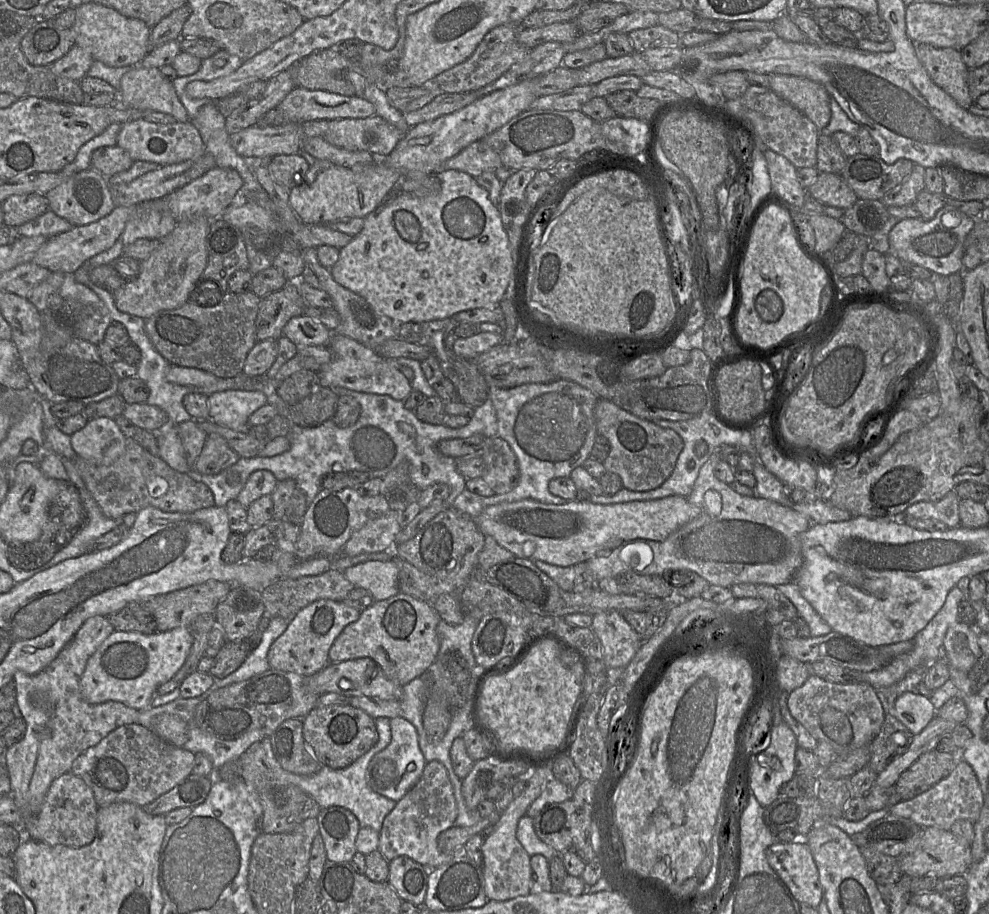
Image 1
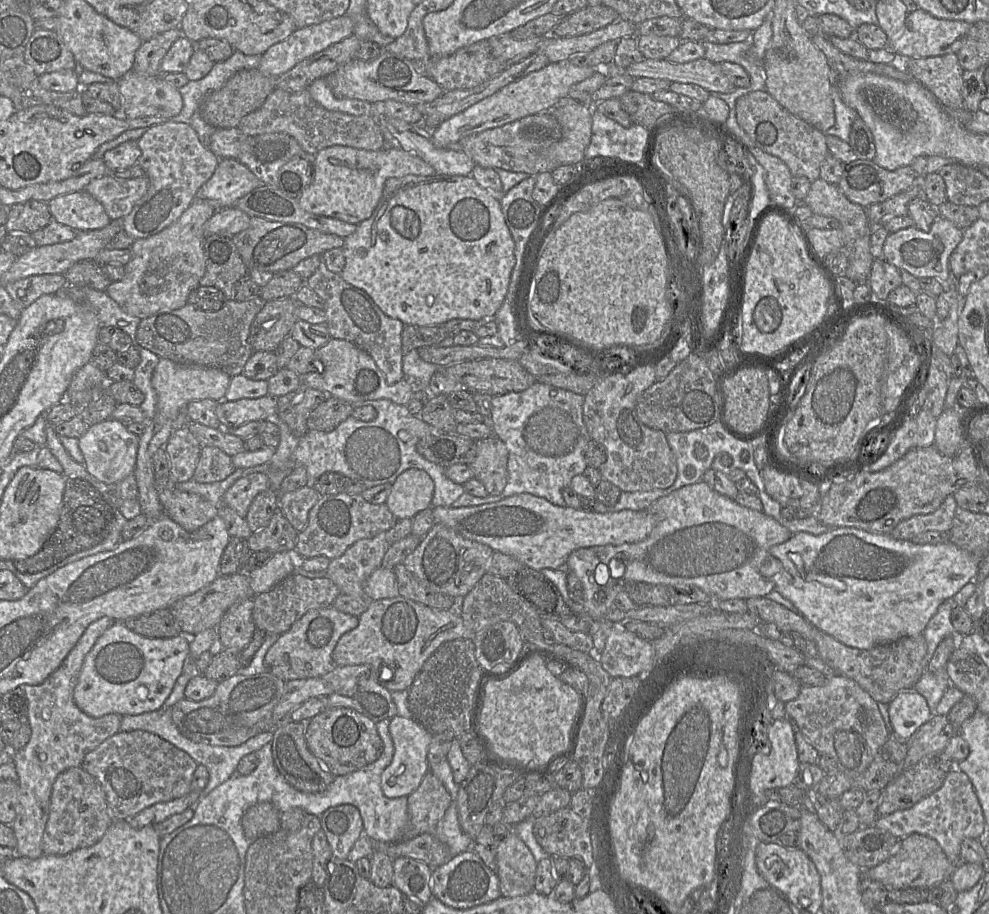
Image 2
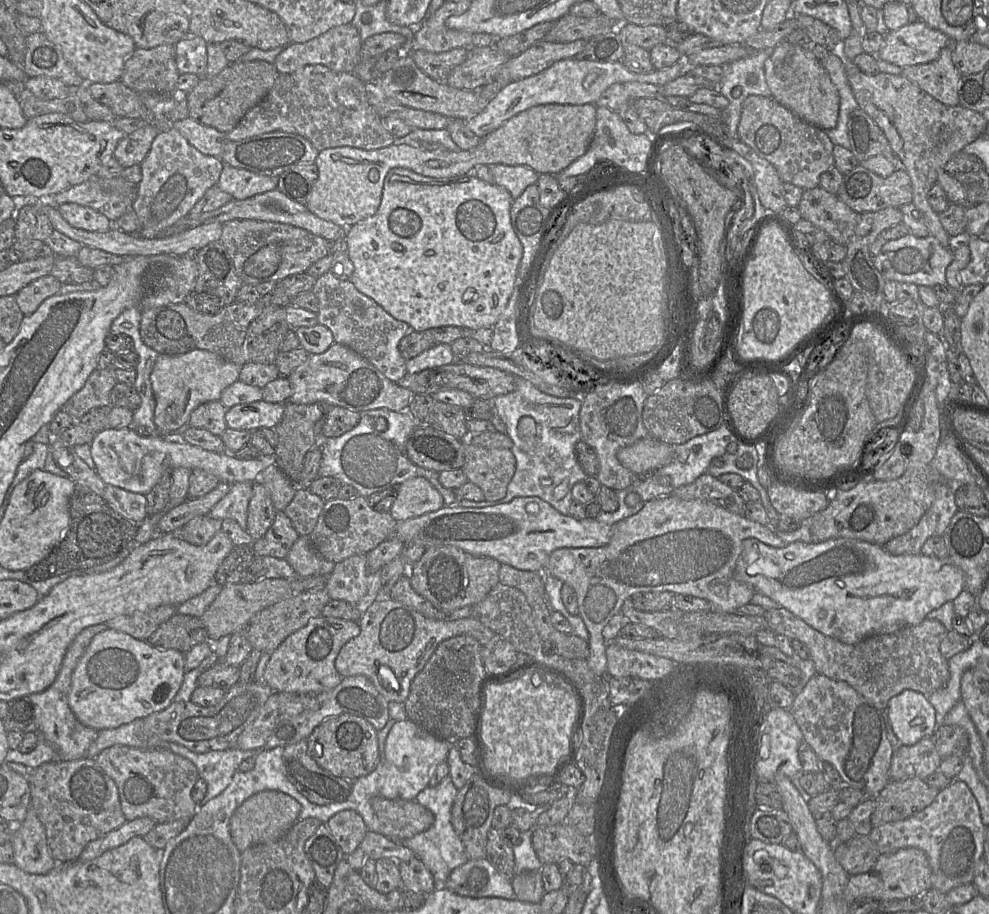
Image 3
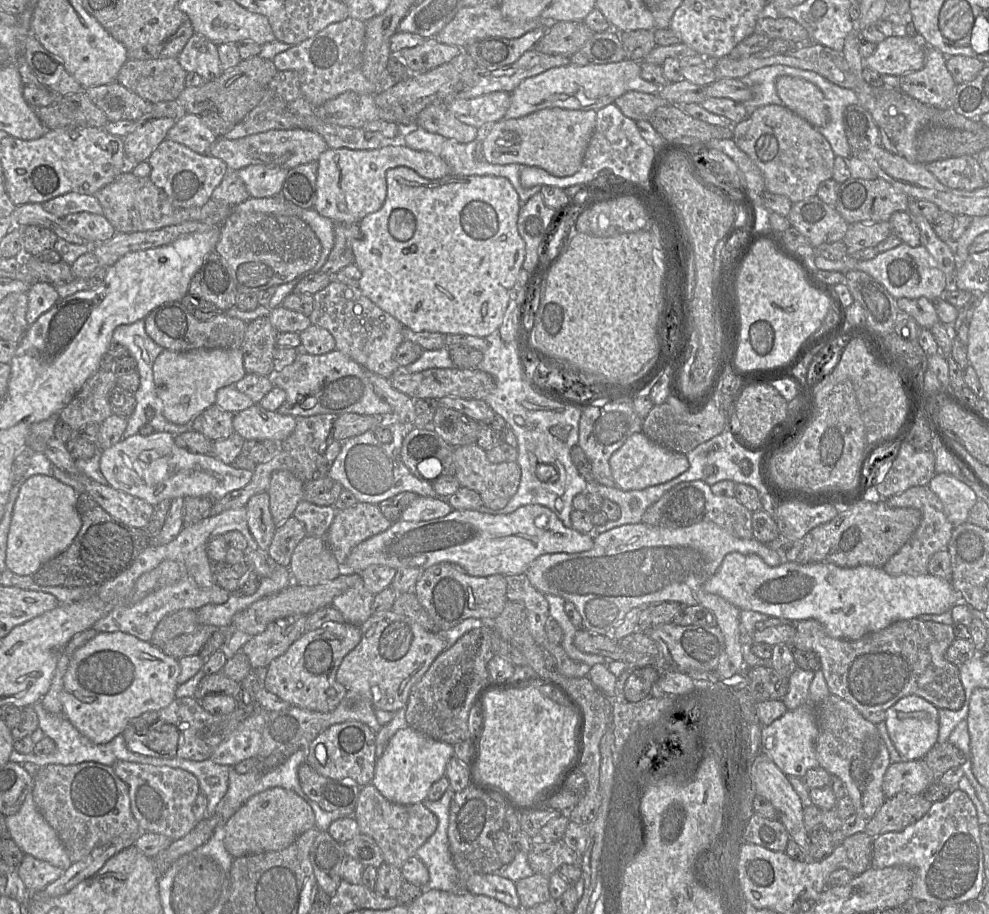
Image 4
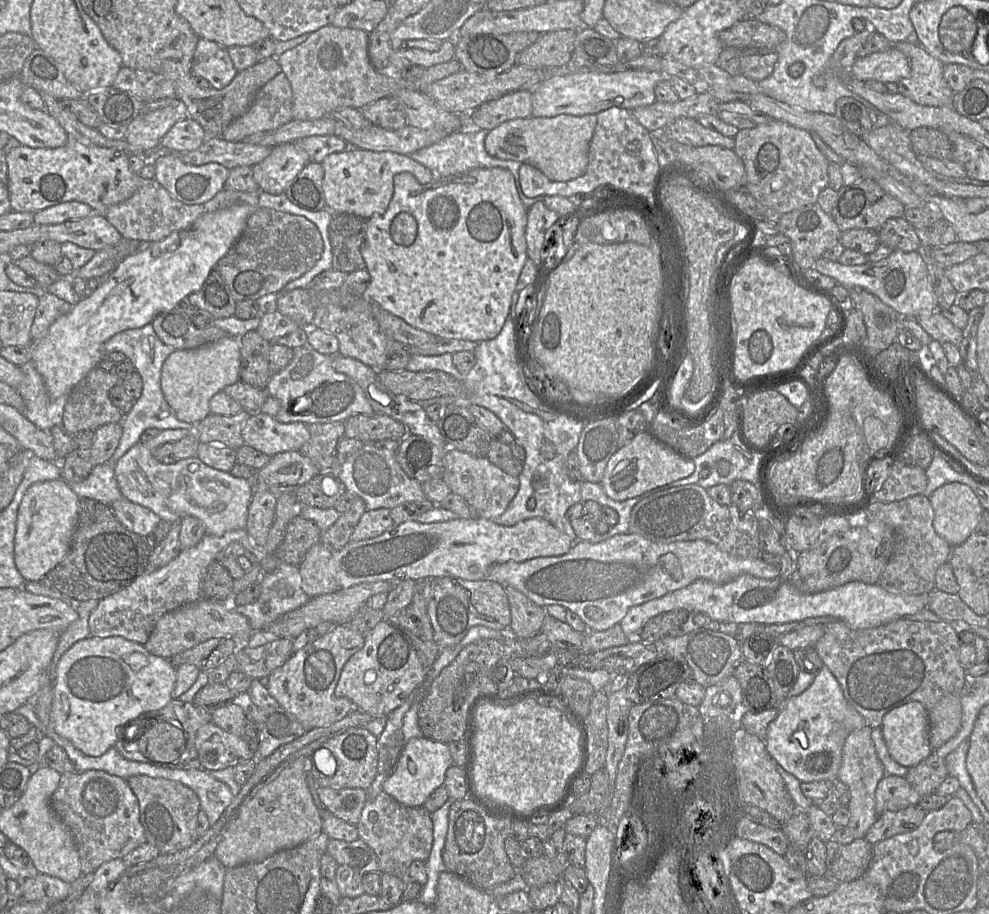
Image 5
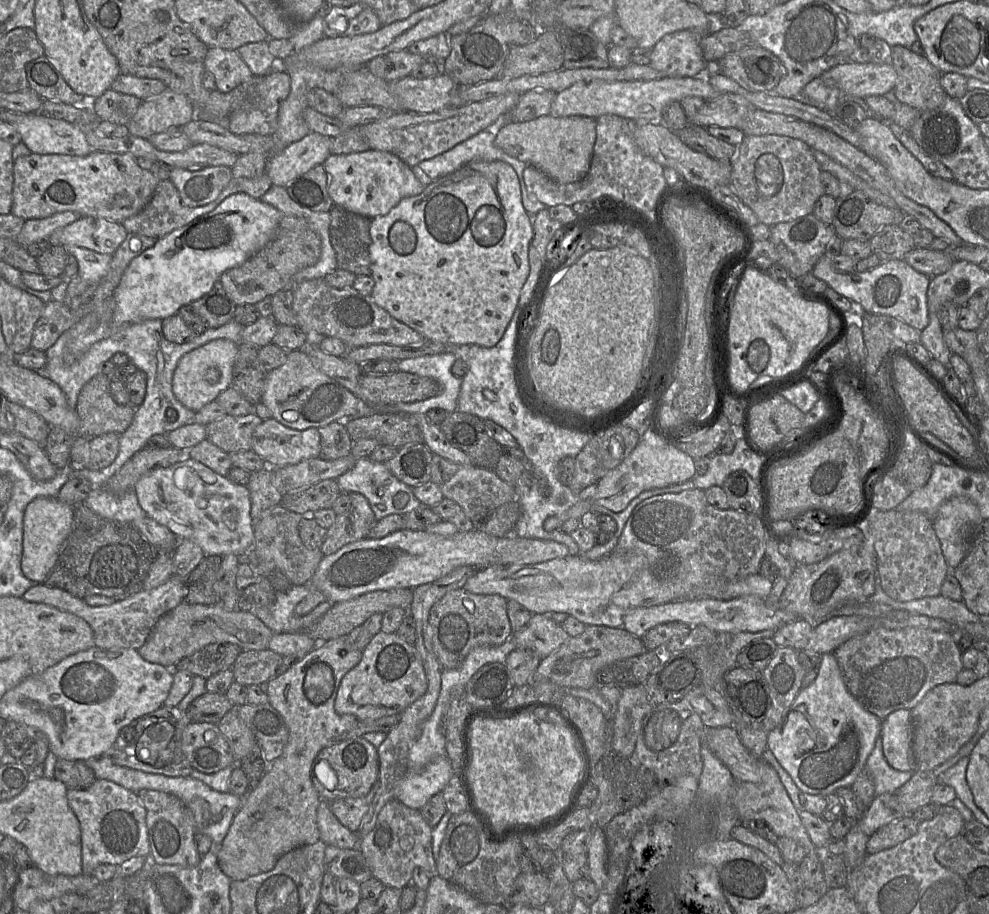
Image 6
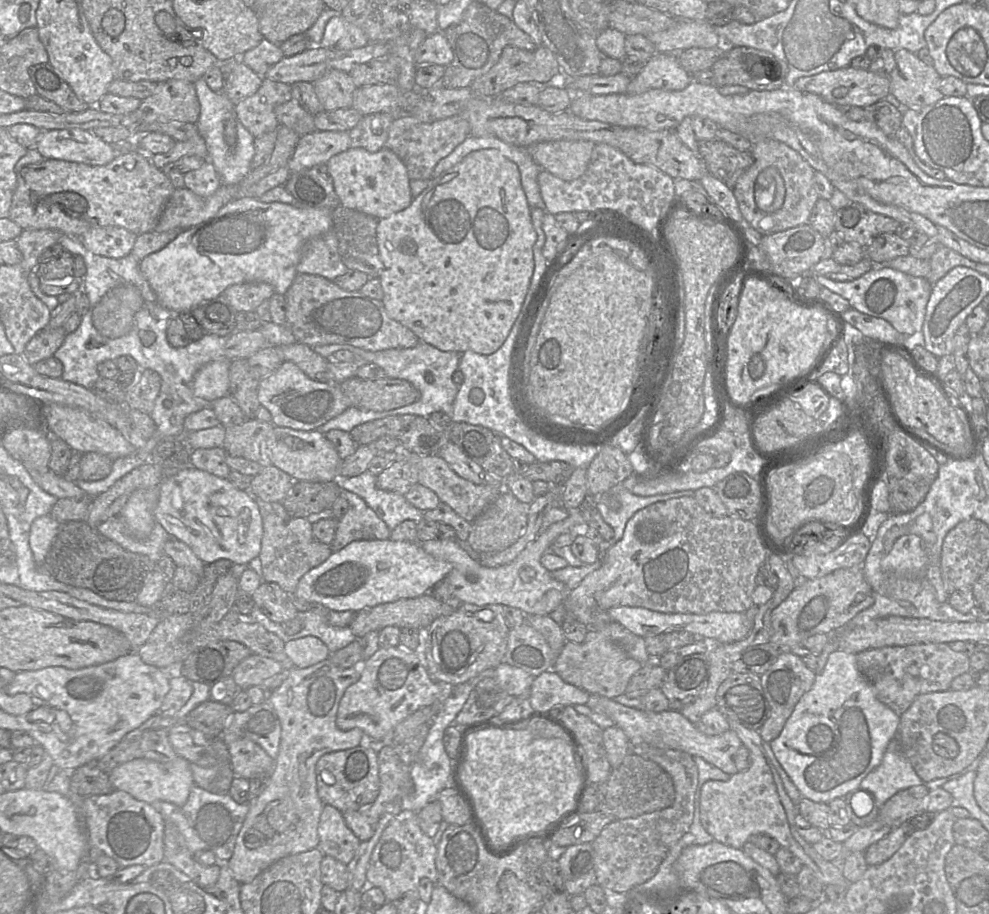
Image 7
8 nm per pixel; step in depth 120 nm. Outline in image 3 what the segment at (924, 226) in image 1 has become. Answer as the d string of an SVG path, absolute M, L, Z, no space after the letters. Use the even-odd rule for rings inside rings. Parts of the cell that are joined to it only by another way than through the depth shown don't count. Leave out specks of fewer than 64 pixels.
M911 233L886 241L873 259L874 265L885 280L934 287L946 284L946 269L953 260L953 247L943 246L935 237L917 237Z

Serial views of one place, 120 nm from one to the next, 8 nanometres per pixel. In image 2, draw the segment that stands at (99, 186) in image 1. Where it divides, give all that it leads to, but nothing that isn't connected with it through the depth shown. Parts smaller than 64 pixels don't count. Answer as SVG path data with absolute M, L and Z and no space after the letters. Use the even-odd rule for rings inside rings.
M85 190L56 196L48 204L52 217L75 231L101 229L111 222L104 206Z

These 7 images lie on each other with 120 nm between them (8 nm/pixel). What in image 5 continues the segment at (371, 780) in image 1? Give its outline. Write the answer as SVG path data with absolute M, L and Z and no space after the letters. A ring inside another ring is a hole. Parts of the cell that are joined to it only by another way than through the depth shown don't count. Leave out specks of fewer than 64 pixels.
M413 738L404 744L392 774L383 783L383 792L403 806L422 807L427 798L444 785L446 771L453 764L447 744Z

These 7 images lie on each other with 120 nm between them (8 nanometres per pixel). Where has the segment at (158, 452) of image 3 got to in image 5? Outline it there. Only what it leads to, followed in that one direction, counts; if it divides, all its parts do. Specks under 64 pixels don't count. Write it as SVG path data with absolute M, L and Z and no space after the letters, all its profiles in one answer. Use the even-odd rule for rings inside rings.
M166 429L146 442L138 442L132 446L114 465L114 472L119 488L124 498L149 508L162 520L169 523L181 521L185 516L200 519L206 534L223 536L225 533L237 529L246 529L248 508L252 499L253 484L244 478L235 477L229 472L214 469L203 463L197 456L185 458L173 464L164 464L154 457L154 451L161 445L175 442L188 436L191 432L186 429Z

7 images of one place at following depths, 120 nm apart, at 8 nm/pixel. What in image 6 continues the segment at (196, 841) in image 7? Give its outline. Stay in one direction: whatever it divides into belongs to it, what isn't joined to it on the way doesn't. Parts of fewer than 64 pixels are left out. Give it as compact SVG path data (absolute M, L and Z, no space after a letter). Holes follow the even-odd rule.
M104 756L90 758L84 762L94 771L97 779L110 780L135 793L138 793L142 789L147 789L163 791L176 796L192 812L197 832L206 834L216 844L223 842L235 815L243 804L243 798L231 792L223 793L213 790L202 781L191 776L170 777L157 773L144 772L138 769L115 765Z

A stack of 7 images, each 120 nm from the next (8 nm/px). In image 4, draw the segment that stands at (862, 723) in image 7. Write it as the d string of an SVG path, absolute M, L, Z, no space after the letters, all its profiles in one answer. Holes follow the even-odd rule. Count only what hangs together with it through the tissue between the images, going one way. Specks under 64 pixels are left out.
M823 672L814 673L810 684L807 701L794 710L787 710L780 718L768 726L762 727L761 752L765 753L785 774L802 777L809 769L819 766L815 754L818 726L815 716L815 705L830 695Z

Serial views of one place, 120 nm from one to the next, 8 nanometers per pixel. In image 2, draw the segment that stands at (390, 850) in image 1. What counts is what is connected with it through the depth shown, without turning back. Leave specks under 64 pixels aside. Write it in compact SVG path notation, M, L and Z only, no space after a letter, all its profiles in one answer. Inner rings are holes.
M430 770L419 787L407 797L408 823L405 839L432 831L451 804L451 797L442 782Z

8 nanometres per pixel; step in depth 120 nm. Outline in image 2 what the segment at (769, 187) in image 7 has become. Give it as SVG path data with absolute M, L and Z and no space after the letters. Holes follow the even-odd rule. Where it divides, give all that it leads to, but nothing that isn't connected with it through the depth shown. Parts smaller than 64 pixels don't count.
M763 91L740 97L736 101L736 117L754 146L781 159L788 166L792 177L804 176L811 182L820 178L820 166L828 153L825 133L790 113L768 92Z

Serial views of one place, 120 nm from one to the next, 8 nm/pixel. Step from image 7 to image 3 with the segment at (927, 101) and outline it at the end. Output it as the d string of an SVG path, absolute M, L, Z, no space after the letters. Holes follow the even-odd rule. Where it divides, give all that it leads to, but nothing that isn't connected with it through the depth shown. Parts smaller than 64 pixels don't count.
M949 45L935 60L906 66L901 75L939 102L948 106L959 105L958 88L962 75L953 64L952 53L952 45Z

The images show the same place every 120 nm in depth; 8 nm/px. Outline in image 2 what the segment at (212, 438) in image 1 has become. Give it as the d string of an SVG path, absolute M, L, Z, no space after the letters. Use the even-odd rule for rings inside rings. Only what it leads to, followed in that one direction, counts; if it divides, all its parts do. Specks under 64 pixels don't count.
M204 446L193 475L200 483L214 483L227 478L236 468L231 457L217 447Z

